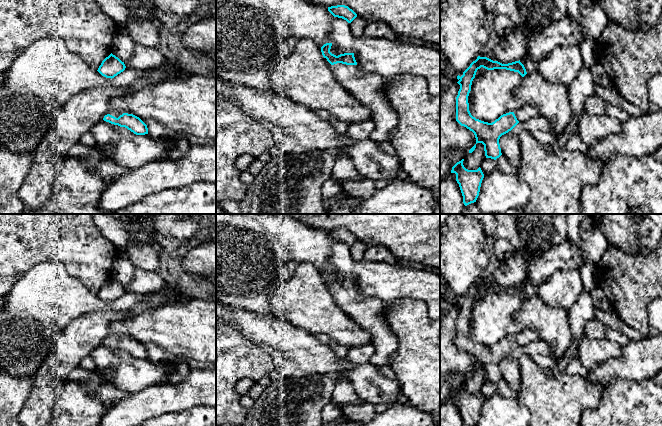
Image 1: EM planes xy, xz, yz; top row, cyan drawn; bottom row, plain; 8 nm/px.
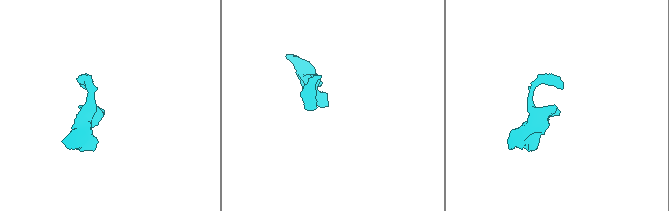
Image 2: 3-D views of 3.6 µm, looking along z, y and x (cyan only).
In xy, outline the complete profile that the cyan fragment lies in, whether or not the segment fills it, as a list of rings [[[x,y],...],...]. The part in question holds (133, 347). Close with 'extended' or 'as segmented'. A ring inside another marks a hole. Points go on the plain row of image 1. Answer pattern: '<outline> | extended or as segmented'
[[[110,335],[105,339],[104,345],[120,351],[125,351],[136,359],[148,358],[147,349],[137,340],[128,336]]] | extended

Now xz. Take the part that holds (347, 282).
[[[332,267],[321,271],[324,282],[332,289],[332,295],[340,308],[352,317],[362,328],[371,334],[375,353],[370,359],[376,367],[390,367],[389,359],[397,351],[397,336],[391,331],[386,321],[385,303],[381,300],[363,295],[354,281],[354,277],[338,280],[330,276]]] | extended

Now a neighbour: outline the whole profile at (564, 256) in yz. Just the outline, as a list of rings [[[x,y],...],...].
[[[566,240],[563,244],[553,245],[541,256],[527,255],[527,276],[520,286],[531,284],[539,288],[554,272],[563,269],[580,269],[585,263],[585,251],[582,246],[574,249]]]

